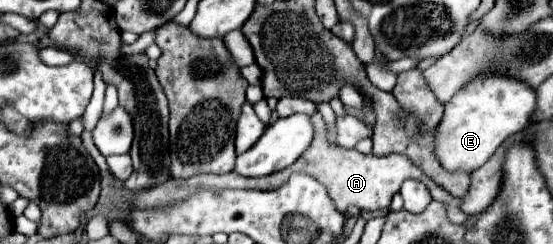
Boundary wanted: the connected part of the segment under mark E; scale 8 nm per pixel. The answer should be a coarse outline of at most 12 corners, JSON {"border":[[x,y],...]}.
{"border":[[479,75],[435,135],[445,171],[471,173],[525,129],[535,91]]}

